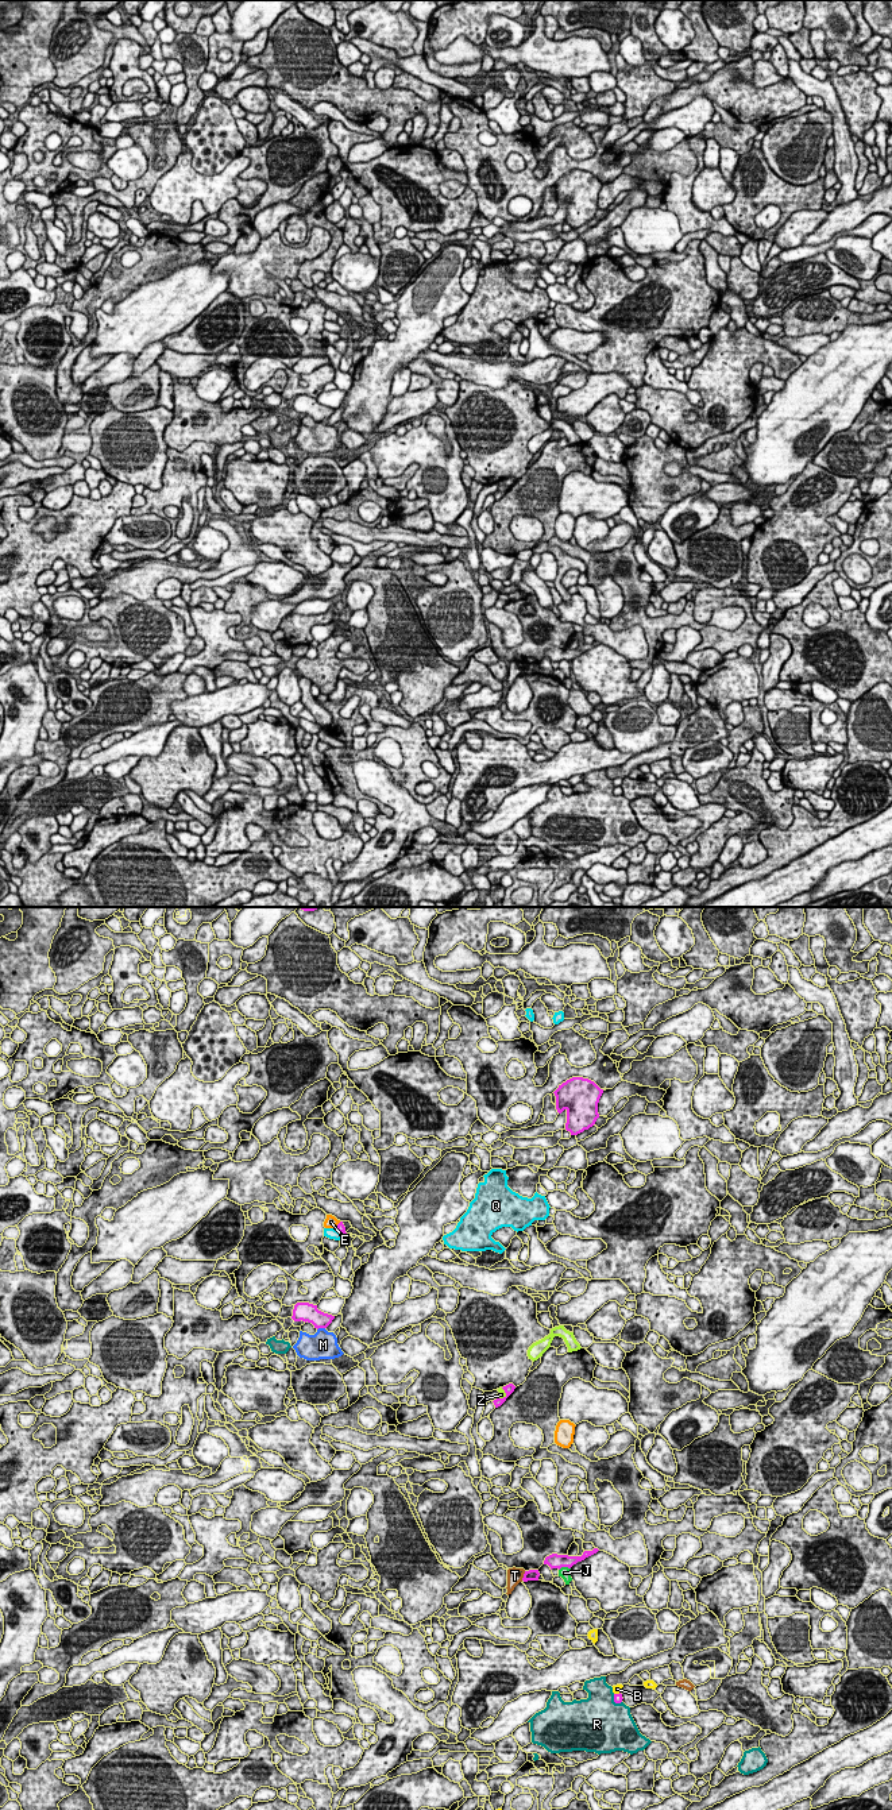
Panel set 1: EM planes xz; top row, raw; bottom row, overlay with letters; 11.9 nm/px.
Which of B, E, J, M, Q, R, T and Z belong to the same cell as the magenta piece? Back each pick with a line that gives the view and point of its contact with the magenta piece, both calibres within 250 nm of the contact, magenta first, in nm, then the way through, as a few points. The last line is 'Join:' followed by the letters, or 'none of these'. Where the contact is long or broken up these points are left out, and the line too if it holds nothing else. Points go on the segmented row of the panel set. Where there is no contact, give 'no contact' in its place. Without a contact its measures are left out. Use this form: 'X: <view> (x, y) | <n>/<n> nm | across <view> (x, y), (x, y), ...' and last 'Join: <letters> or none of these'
Join: none of these

